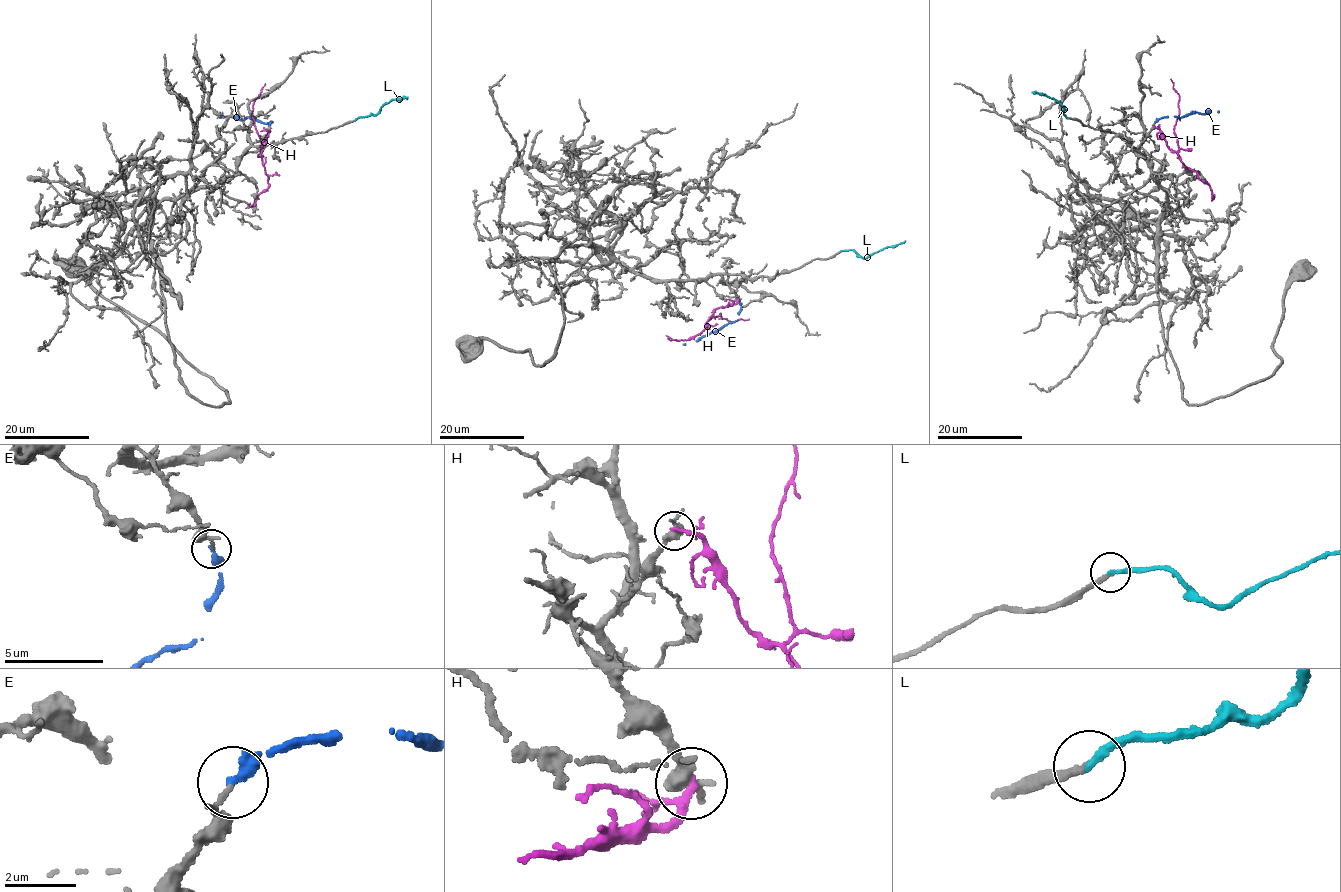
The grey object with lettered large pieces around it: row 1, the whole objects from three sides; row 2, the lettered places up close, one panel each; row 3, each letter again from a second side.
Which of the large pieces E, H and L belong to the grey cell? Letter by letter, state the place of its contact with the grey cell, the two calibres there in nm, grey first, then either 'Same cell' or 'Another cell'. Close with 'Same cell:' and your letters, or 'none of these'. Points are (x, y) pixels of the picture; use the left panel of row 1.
E: Touches grey at (268, 125). Thickness 160 nm (grey) against 320 nm. Another cell
H: Touches grey at (269, 130). Thickness 380 nm (grey) against 150 nm. Another cell
L: Touches grey at (355, 120). Thickness 200 nm (grey) against 200 nm. Same cell
Same cell: L

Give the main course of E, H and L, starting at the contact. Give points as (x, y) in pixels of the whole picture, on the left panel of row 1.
E: (268, 125), (272, 122), (221, 116)
H: (269, 130), (261, 156), (252, 110), (265, 83)
L: (355, 121), (374, 115), (392, 100), (407, 97)

